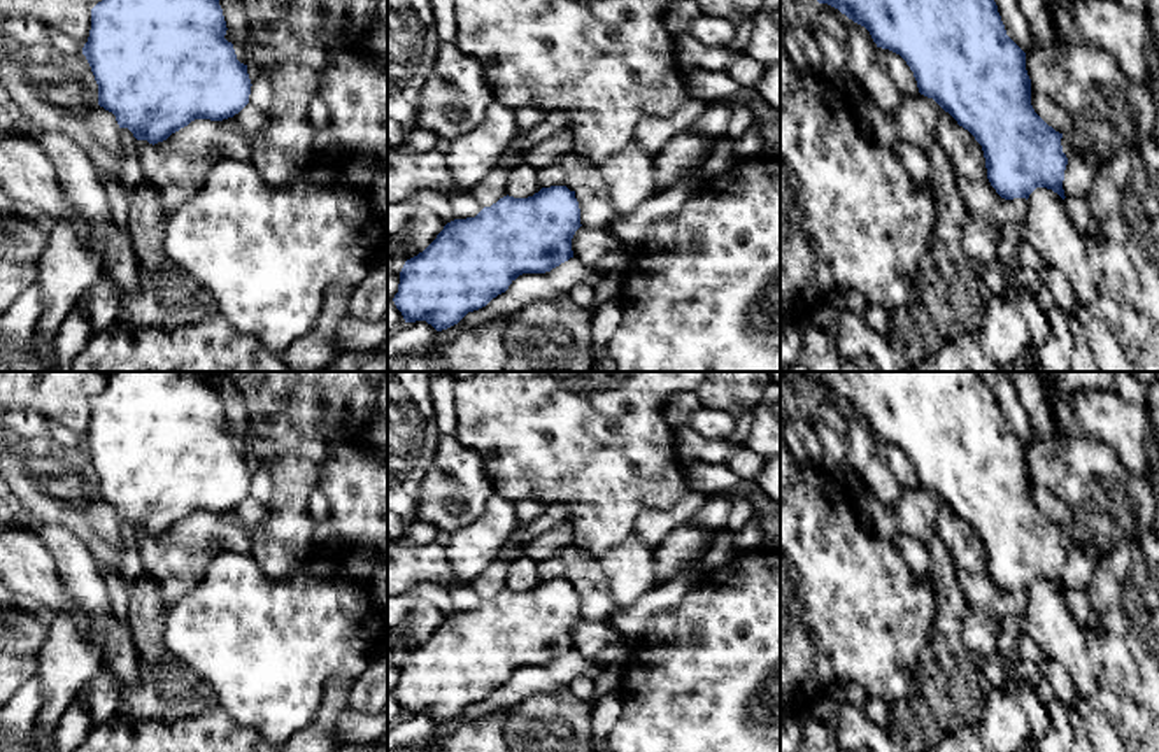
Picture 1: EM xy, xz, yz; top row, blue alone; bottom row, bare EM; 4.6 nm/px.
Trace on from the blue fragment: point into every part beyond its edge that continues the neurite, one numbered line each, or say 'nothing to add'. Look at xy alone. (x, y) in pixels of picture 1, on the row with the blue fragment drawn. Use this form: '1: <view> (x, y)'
nothing to add

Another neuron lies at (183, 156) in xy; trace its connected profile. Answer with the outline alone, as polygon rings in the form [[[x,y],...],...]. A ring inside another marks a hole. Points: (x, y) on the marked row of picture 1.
[[[195,119],[163,142],[153,145],[147,140],[137,140],[137,147],[144,179],[154,188],[163,217],[168,219],[205,186],[217,161],[244,160],[249,138],[221,121]]]

